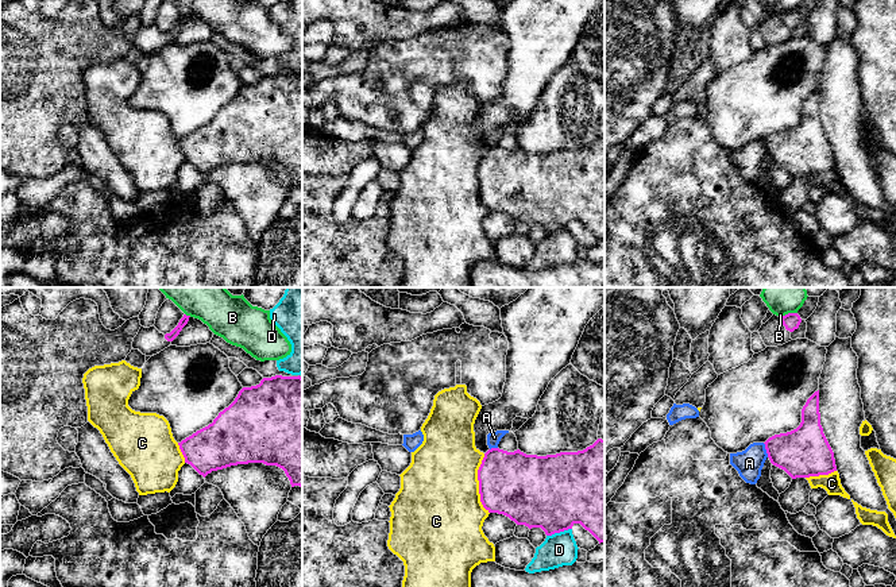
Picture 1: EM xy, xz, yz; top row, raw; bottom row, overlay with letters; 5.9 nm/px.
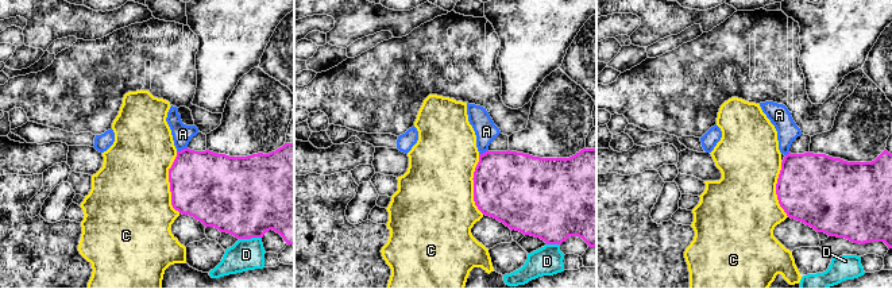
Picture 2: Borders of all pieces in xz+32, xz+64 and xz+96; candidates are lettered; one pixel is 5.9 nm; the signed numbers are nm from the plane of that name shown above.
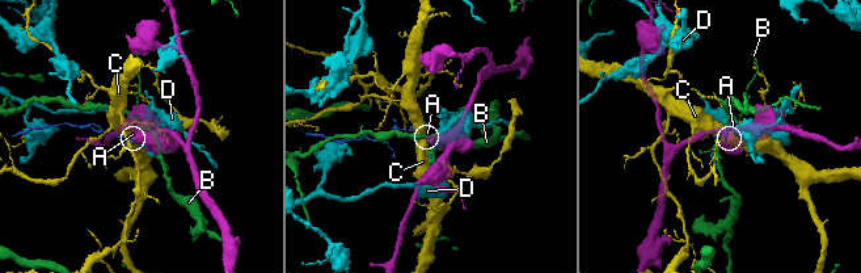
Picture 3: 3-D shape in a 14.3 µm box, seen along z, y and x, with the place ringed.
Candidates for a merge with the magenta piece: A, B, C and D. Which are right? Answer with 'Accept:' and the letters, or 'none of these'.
Accept: none of these

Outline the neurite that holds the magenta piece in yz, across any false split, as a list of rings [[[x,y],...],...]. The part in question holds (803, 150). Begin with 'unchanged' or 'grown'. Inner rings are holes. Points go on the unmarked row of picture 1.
unchanged | [[[819,88],[803,104],[802,120],[796,127],[775,132],[764,142],[771,161],[792,177],[837,169],[834,150],[820,123]]]

